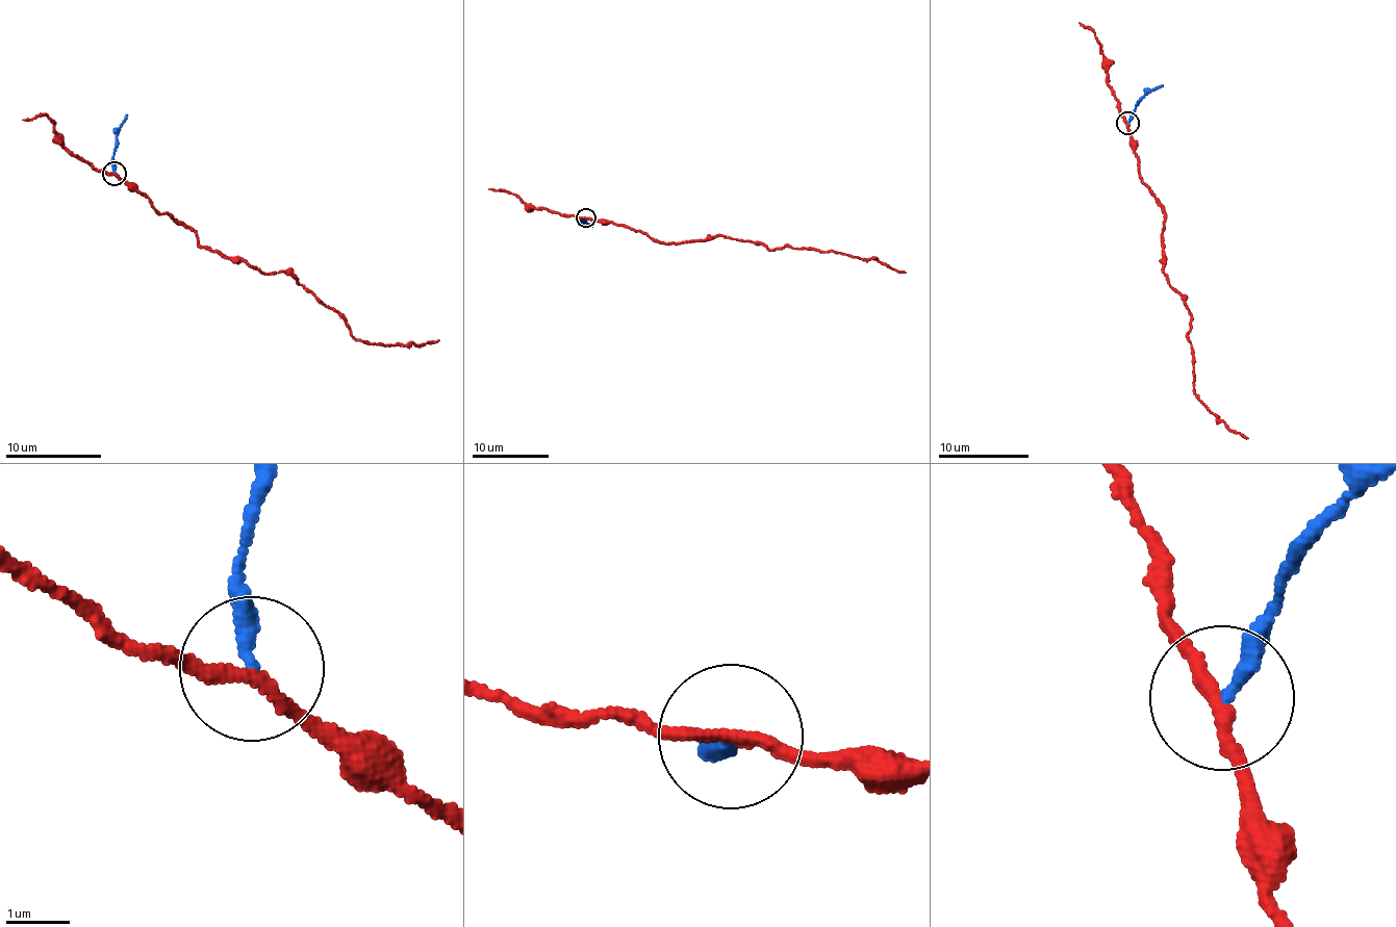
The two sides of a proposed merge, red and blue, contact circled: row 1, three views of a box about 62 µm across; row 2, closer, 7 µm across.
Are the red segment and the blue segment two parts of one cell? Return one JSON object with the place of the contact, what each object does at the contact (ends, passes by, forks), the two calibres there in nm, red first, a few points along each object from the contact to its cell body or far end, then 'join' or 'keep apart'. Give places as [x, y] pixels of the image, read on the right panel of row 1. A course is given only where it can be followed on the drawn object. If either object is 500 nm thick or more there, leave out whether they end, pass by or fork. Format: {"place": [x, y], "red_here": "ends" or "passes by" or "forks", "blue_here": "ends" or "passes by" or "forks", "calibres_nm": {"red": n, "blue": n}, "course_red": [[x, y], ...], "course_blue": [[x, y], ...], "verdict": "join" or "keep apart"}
{"place": [1127, 123], "red_here": "passes by", "blue_here": "ends", "calibres_nm": {"red": 180, "blue": 240}, "course_red": [[1126, 124], [1142, 180], [1165, 216], [1164, 272], [1192, 319], [1194, 392], [1220, 421], [1247, 438]], "course_blue": [[1126, 124], [1138, 100], [1163, 85]], "verdict": "keep apart"}

